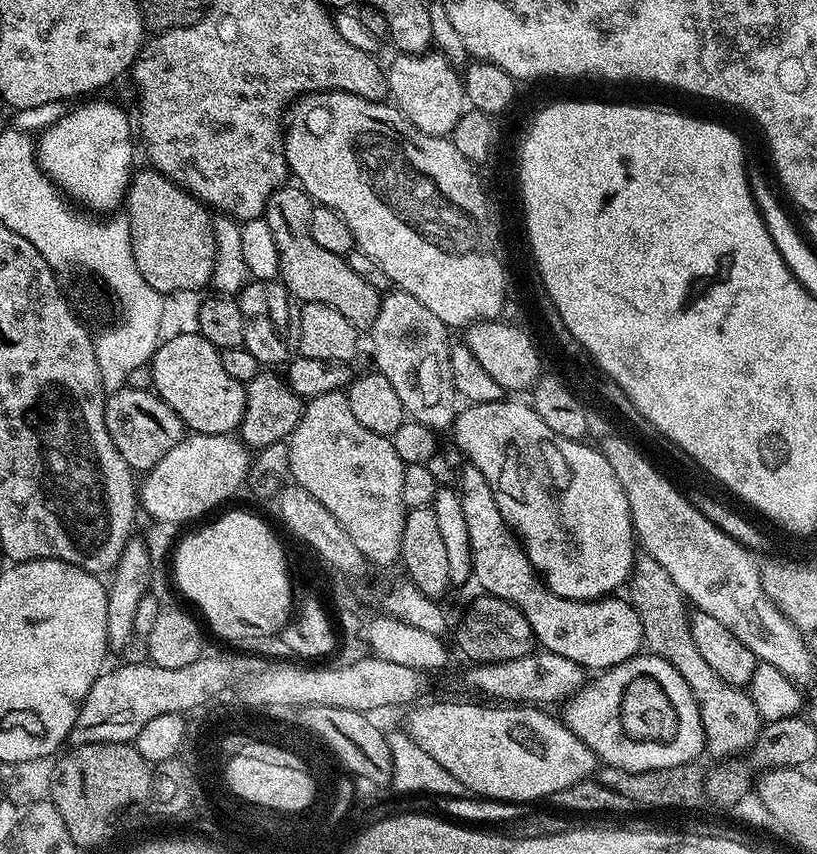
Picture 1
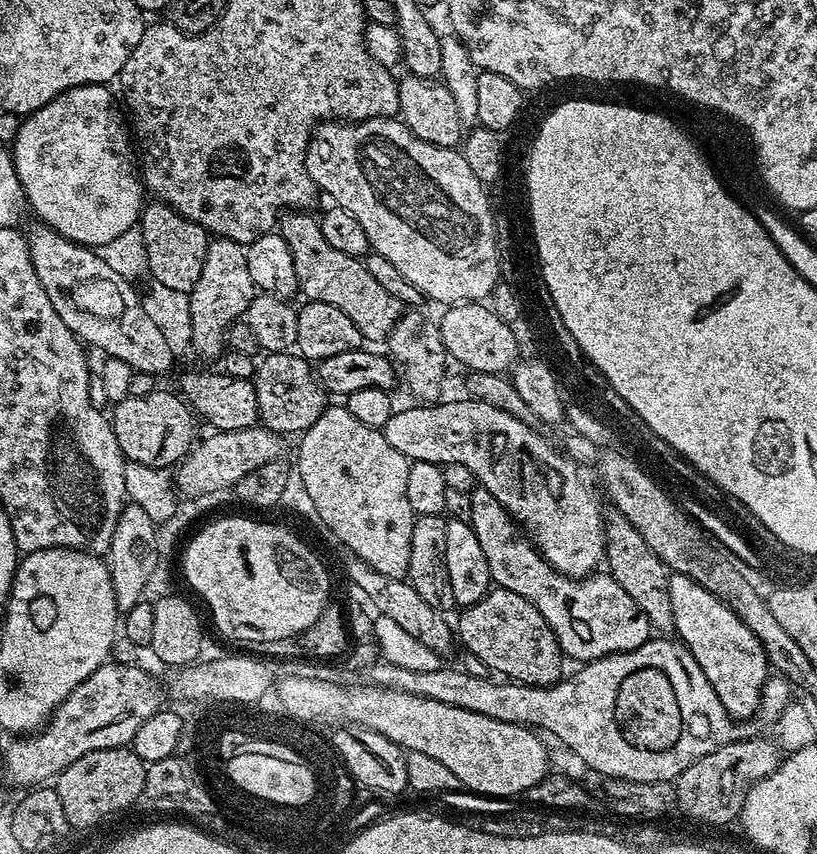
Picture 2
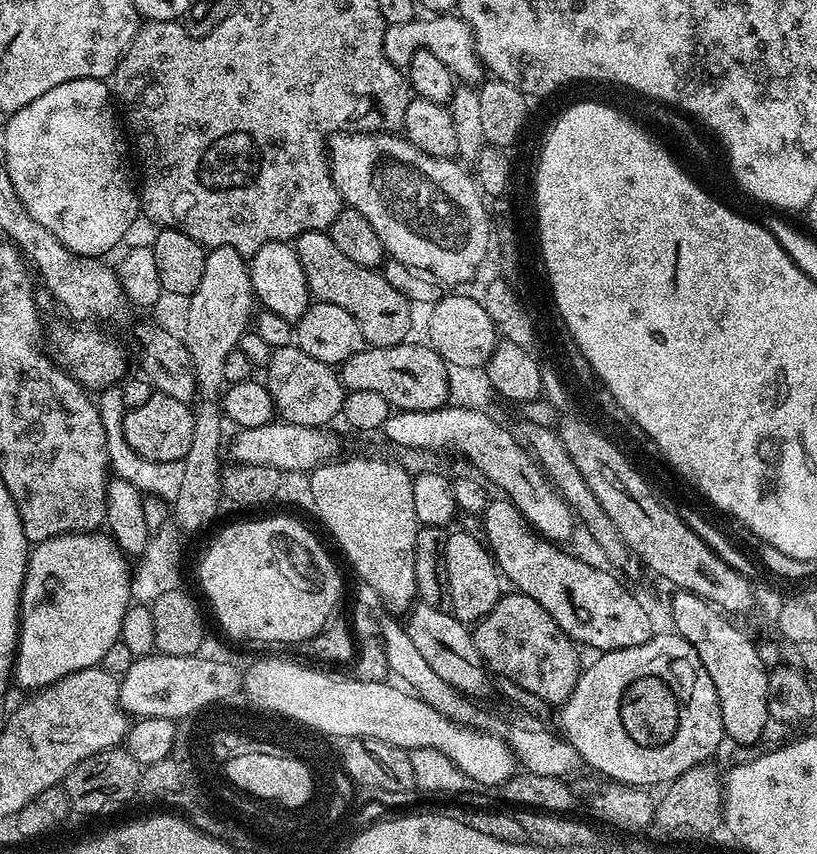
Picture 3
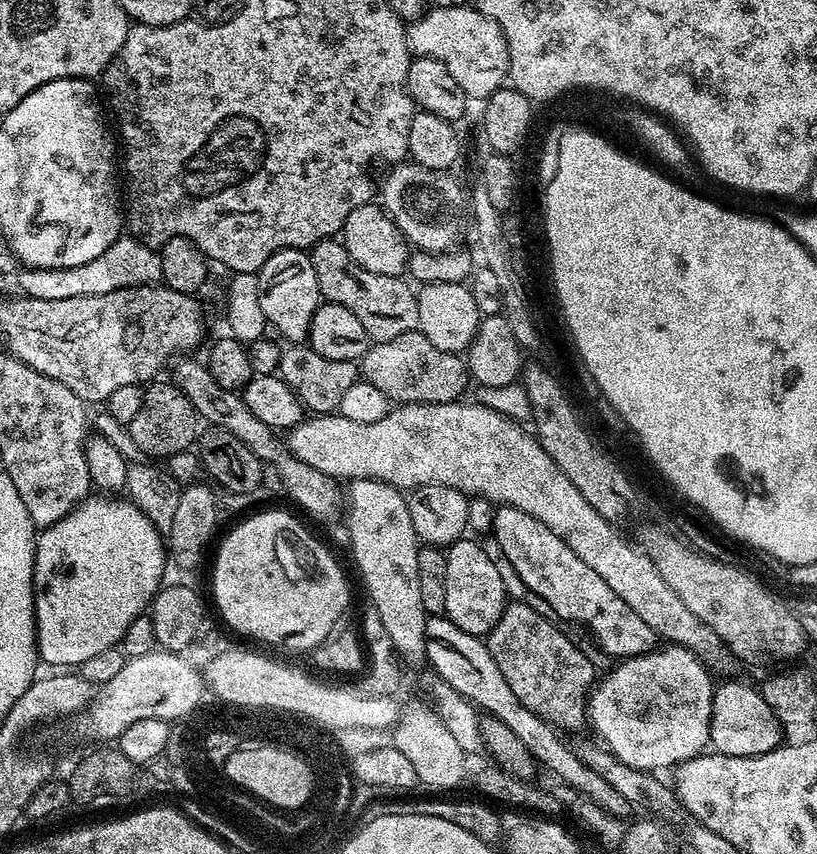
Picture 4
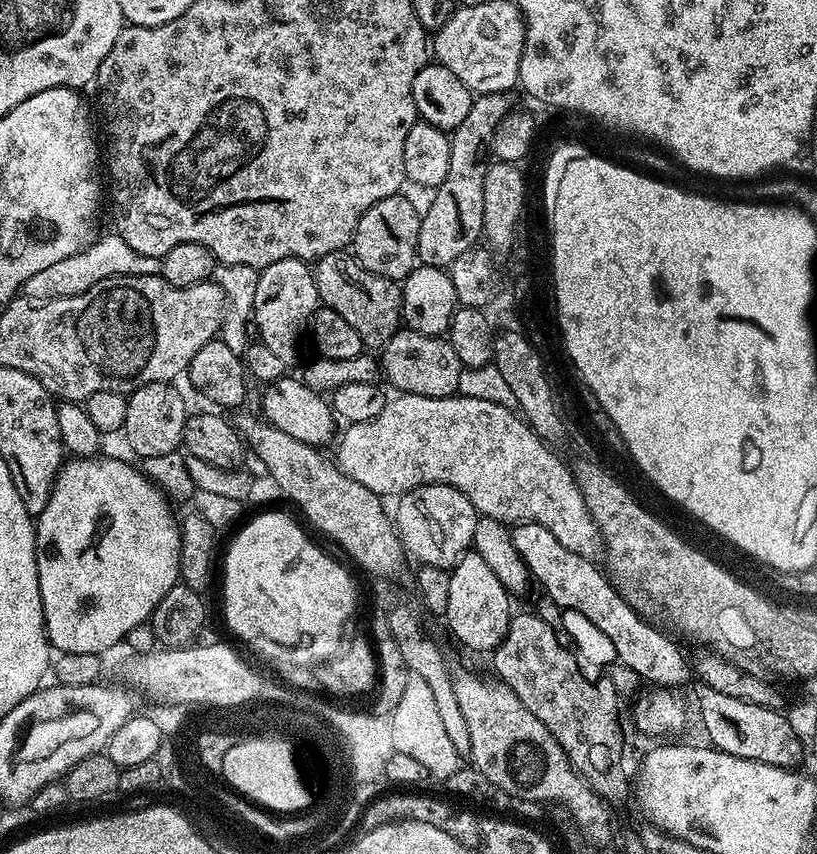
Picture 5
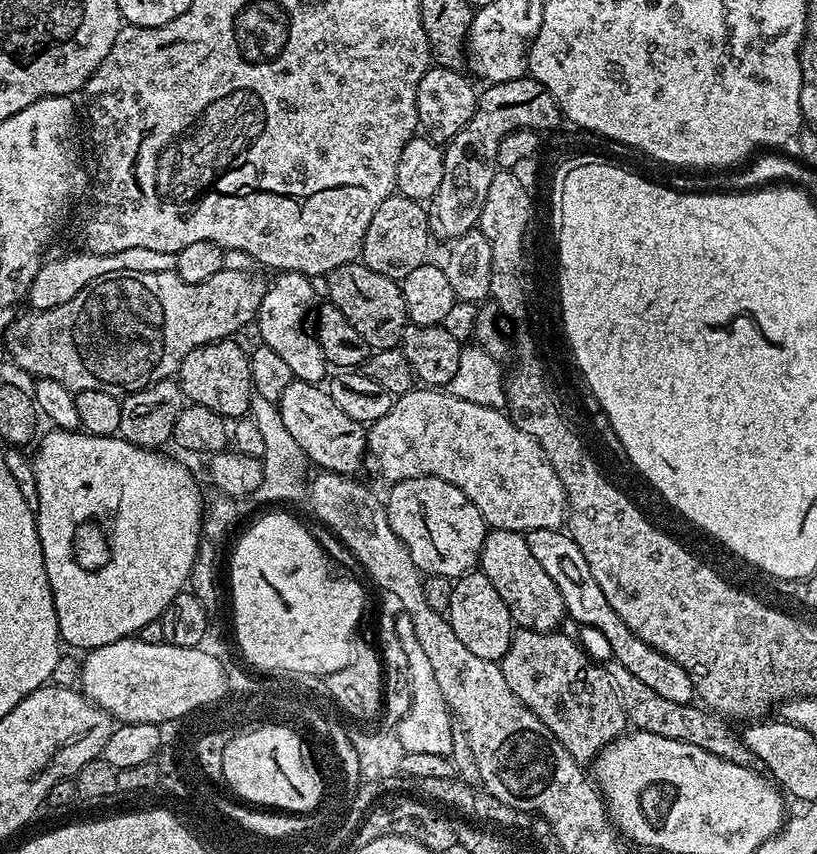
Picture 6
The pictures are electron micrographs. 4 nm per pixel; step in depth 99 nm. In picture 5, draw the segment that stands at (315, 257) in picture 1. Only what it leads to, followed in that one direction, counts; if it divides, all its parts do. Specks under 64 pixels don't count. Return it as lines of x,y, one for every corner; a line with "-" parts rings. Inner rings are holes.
347,251
326,254
315,261
314,271
320,304
342,314
342,318
346,318
354,330
358,330
365,345
383,346
401,327
402,288
397,281
366,270
366,266
359,264
355,256

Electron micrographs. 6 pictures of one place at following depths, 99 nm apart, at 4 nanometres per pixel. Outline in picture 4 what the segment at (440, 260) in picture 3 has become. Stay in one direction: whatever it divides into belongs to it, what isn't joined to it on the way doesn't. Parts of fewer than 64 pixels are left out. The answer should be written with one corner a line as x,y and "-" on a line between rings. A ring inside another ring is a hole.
401,162
387,169
388,177
378,184
378,200
385,212
395,224
401,236
413,249
433,254
447,253
460,240
460,231
464,228
466,218
466,192
460,189
458,181
452,177
451,171
439,172
426,170
426,166
418,166
411,162

